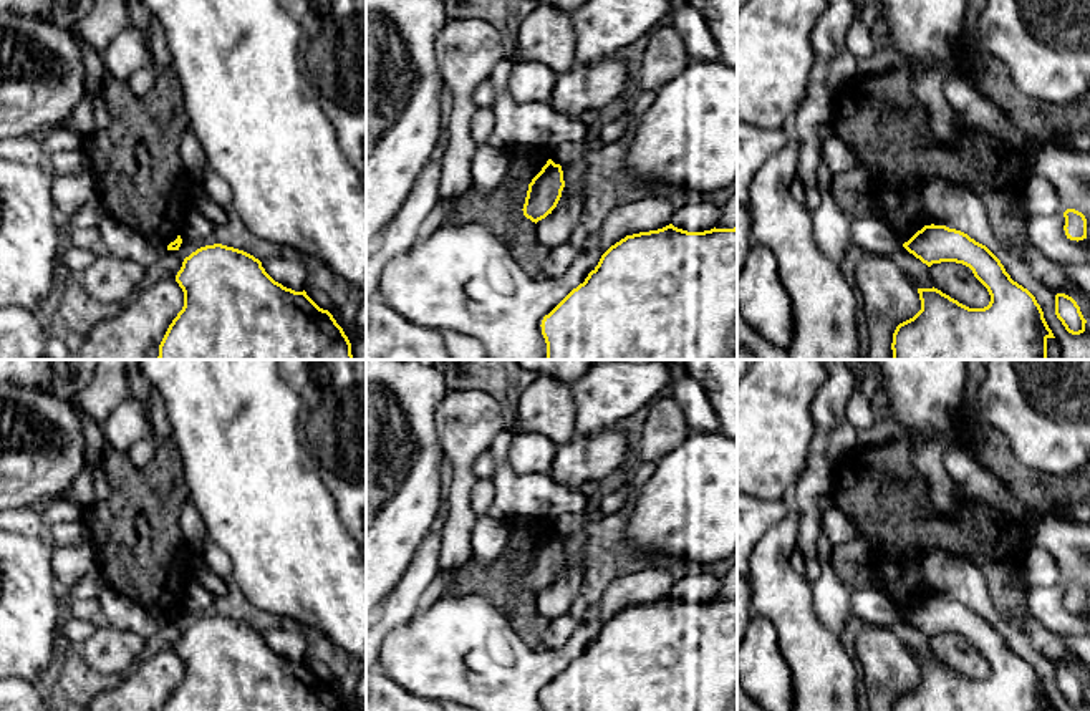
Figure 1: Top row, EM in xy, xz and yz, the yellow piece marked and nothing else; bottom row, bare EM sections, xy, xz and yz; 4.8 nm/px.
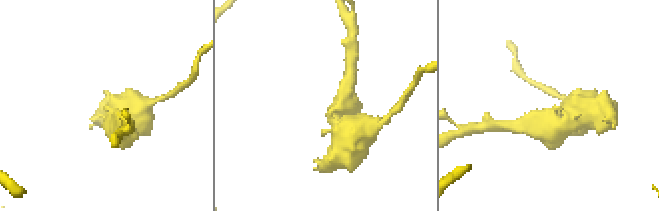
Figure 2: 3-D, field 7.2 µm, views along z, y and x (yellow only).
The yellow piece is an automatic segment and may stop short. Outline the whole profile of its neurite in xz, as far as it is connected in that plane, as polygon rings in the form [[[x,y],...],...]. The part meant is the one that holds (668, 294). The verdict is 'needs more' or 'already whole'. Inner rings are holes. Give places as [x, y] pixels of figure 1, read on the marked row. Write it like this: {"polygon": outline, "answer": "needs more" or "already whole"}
{"polygon": [[[669,224],[626,235],[540,326],[545,360],[737,360],[737,227],[687,232]]], "answer": "already whole"}

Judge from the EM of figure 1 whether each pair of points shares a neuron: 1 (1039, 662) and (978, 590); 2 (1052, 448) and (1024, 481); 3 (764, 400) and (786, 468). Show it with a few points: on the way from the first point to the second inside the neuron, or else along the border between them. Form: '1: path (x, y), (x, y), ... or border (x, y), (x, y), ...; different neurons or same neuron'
1: path (1021, 643), (988, 609); same neuron
2: border (1017, 459), (1047, 474); different neurons
3: path (764, 416), (764, 446), (769, 451); same neuron

